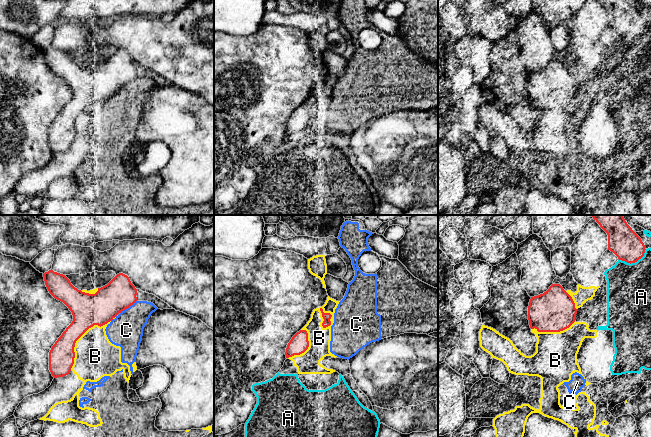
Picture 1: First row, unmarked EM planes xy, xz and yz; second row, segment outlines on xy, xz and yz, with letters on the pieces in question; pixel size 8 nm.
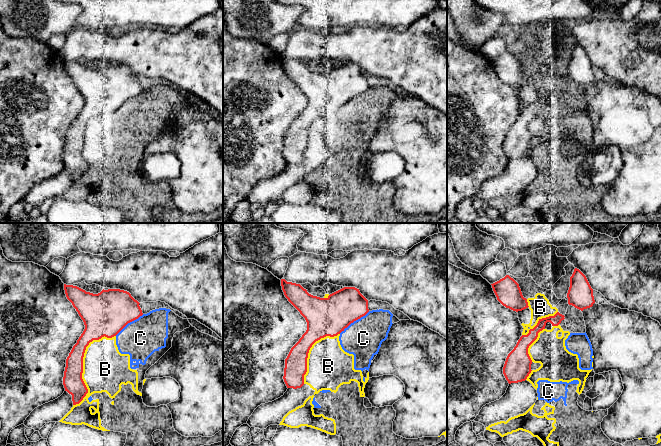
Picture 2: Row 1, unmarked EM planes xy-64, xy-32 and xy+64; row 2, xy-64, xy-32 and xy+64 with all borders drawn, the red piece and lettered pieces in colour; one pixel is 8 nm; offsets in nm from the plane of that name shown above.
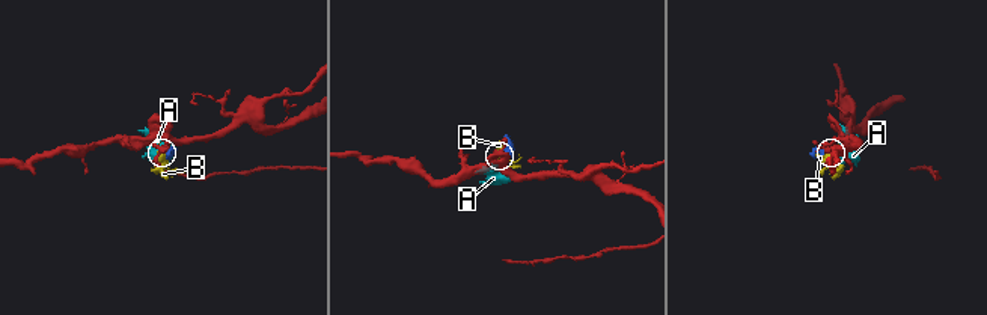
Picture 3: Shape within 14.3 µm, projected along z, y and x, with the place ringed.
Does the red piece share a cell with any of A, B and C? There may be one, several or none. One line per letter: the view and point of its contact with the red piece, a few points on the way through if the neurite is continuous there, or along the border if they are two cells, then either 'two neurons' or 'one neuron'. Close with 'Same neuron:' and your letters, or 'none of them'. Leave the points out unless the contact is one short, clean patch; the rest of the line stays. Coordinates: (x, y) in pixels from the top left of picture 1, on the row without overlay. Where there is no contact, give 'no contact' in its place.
A: contact yz (634, 38); two neurons
B: contact xy (79, 113); two neurons
C: contact xy (128, 83); border xy (136, 76), (120, 89); two neurons
Same neuron: none of them

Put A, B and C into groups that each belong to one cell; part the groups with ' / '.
A B C

